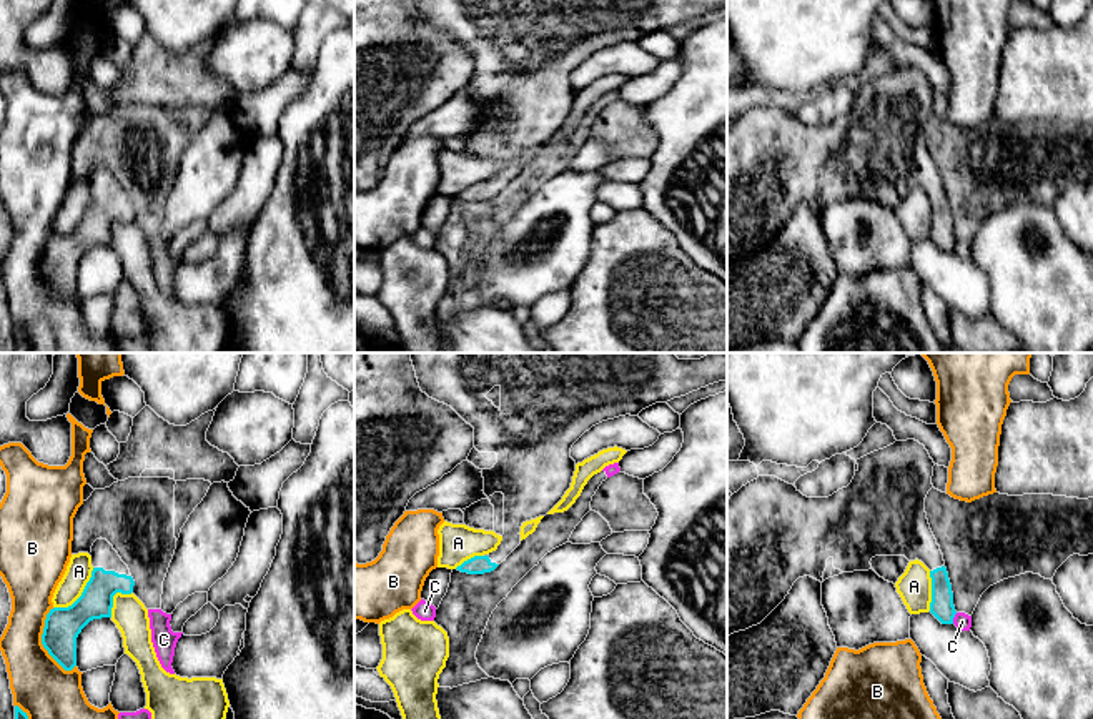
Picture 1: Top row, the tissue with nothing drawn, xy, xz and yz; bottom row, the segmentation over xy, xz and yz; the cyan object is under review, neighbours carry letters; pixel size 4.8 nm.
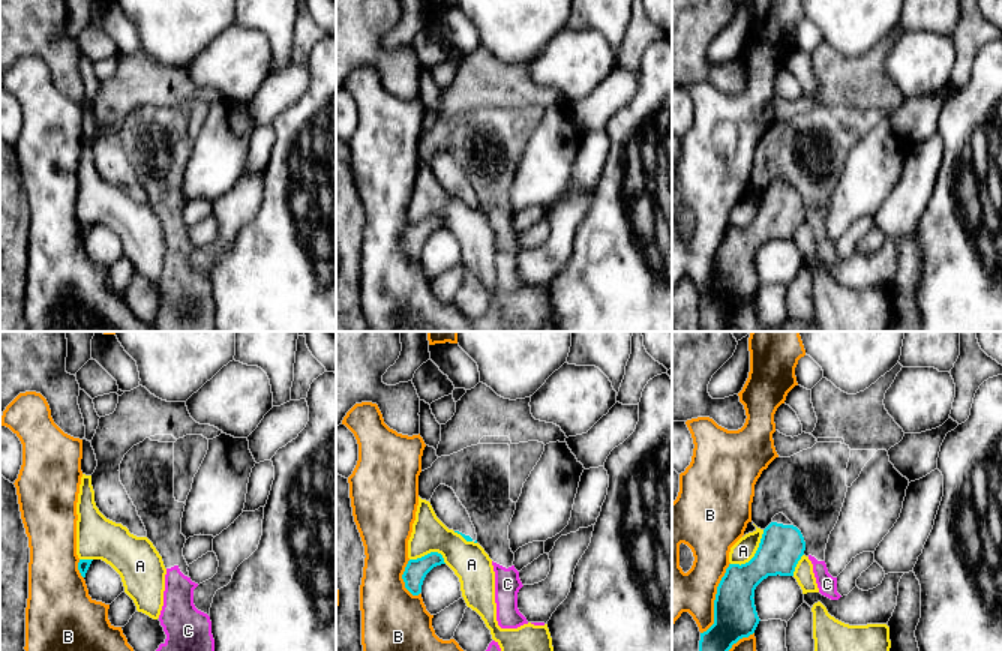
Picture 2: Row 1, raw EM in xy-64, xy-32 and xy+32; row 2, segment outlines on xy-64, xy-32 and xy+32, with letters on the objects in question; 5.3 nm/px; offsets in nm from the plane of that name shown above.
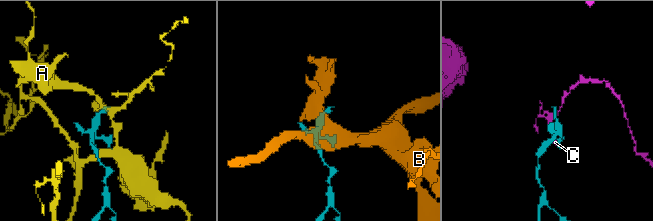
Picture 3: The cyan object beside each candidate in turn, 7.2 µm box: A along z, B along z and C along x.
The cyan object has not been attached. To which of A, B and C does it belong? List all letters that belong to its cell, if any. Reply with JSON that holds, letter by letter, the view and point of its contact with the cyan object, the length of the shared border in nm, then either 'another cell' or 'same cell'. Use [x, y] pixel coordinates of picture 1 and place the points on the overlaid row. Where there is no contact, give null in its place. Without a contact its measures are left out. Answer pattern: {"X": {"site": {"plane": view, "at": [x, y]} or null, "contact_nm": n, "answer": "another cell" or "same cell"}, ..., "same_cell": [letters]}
{"A": {"site": {"plane": "xy", "at": [82, 595]}, "contact_nm": 280, "answer": "another cell"}, "B": {"site": {"plane": "xy", "at": [42, 641]}, "contact_nm": 320, "answer": "another cell"}, "C": {"site": {"plane": "yz", "at": [954, 616]}, "contact_nm": 60, "answer": "another cell"}, "same_cell": []}

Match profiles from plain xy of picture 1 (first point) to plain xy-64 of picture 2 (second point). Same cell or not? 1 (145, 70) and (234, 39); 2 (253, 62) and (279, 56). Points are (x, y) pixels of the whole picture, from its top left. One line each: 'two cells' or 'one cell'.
1: two cells
2: two cells

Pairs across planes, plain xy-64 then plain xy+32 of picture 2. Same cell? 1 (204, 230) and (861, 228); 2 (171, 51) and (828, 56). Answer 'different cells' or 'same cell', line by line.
1: different cells
2: different cells

